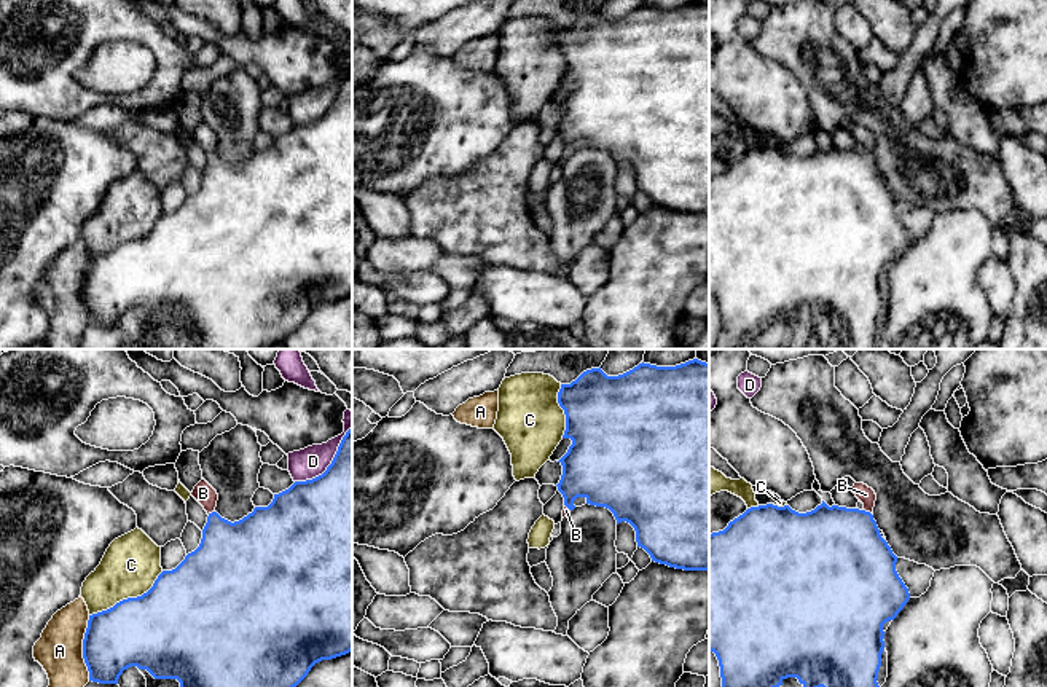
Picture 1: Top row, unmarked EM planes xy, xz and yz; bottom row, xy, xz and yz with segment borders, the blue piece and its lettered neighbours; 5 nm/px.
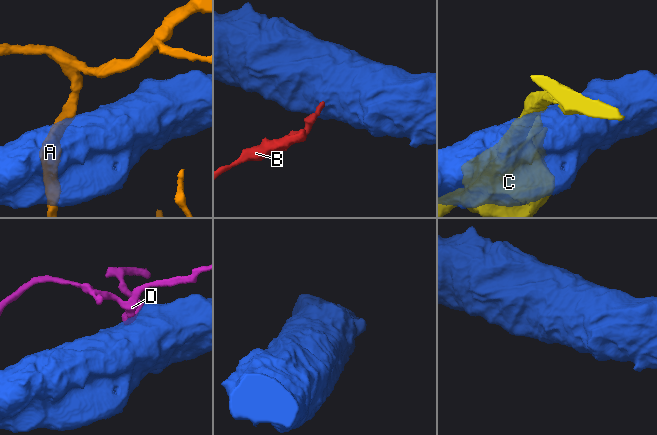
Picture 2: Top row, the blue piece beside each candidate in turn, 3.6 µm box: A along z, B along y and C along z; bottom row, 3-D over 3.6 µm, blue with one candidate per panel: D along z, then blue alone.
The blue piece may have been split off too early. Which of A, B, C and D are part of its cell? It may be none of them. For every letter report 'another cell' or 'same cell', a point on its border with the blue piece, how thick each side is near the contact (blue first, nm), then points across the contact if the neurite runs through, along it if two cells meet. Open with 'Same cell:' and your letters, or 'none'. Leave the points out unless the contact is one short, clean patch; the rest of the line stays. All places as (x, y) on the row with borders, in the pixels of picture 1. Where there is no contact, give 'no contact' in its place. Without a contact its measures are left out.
Same cell: B
A: another cell | xy (83, 647) | 320/240 nm
B: same cell | yz (867, 512) | 460/90 nm | across yz (839, 552), (867, 512), (866, 494)
C: another cell | xy (128, 598) | 440/280 nm
D: another cell | xy (332, 463) | 460/160 nm

